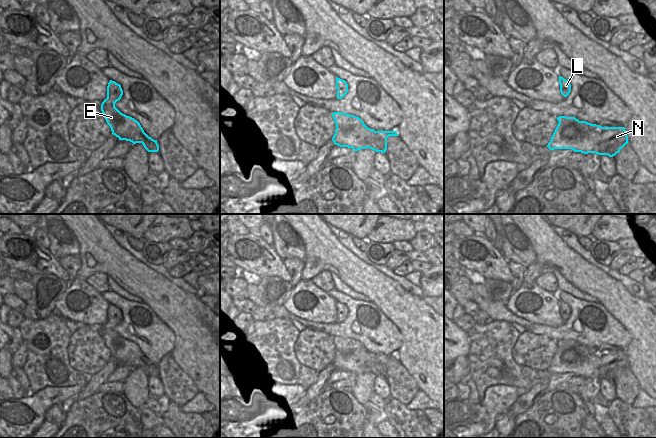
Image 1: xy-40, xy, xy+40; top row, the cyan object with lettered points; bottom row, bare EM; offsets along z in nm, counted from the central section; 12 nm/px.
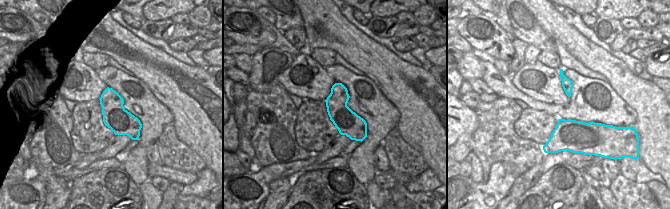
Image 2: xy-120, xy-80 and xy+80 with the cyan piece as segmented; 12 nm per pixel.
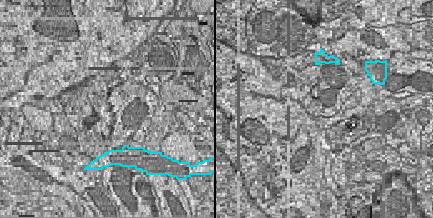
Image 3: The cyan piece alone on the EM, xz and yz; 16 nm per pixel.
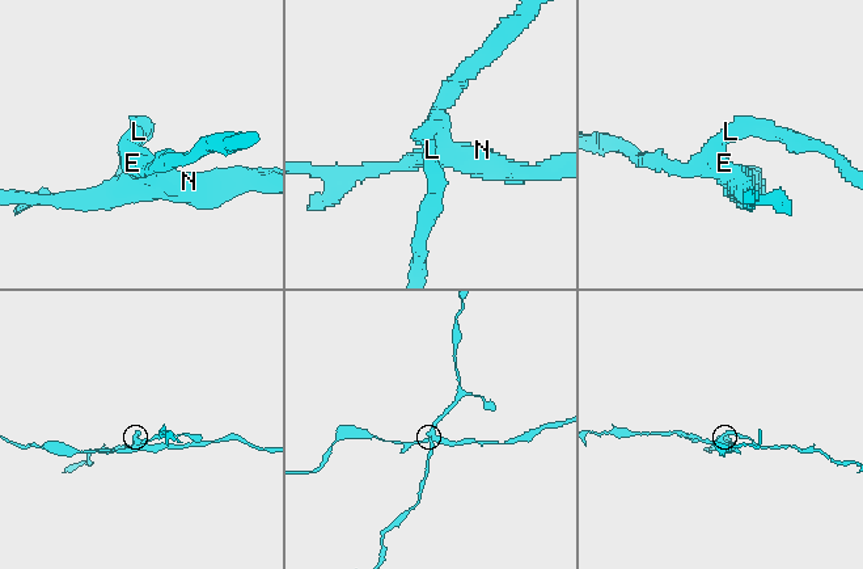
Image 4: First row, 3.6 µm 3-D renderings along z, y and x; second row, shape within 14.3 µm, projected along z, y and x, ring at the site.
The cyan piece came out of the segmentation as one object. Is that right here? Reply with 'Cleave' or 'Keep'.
Cleave.

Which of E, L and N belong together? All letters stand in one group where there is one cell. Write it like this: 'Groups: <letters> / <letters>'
Groups: E L / N.

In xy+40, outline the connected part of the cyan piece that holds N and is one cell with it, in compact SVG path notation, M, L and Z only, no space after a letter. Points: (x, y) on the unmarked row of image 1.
M586 345L558 347L547 371L572 373L584 378L615 380L628 367L624 351L602 351Z

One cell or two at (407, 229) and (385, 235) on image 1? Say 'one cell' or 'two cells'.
one cell

